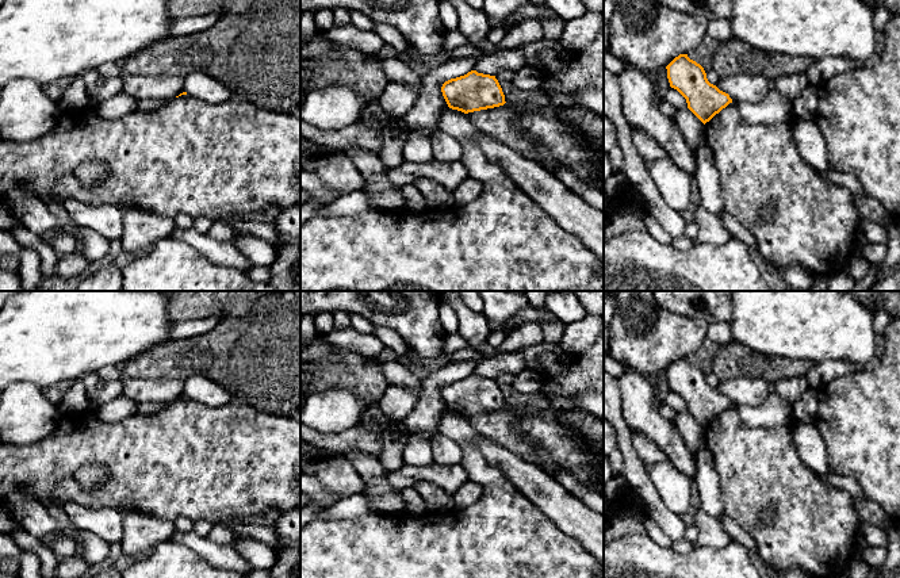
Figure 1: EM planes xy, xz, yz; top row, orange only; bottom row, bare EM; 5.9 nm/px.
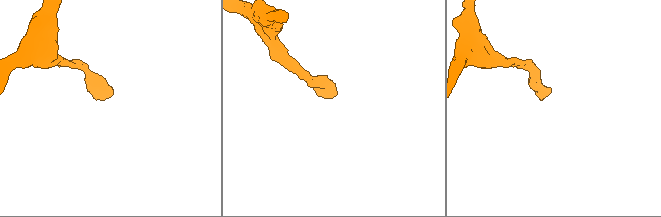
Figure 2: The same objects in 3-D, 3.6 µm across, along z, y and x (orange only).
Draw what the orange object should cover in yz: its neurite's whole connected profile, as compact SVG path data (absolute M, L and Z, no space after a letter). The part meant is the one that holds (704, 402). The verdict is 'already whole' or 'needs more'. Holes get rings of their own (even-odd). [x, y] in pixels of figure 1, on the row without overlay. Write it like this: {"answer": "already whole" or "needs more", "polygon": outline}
{"answer": "already whole", "polygon": "M688 357L675 360L666 372L670 390L686 402L688 412L704 428L732 406L729 398L711 387L704 371Z"}

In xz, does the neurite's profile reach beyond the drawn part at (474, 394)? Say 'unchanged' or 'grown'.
unchanged

